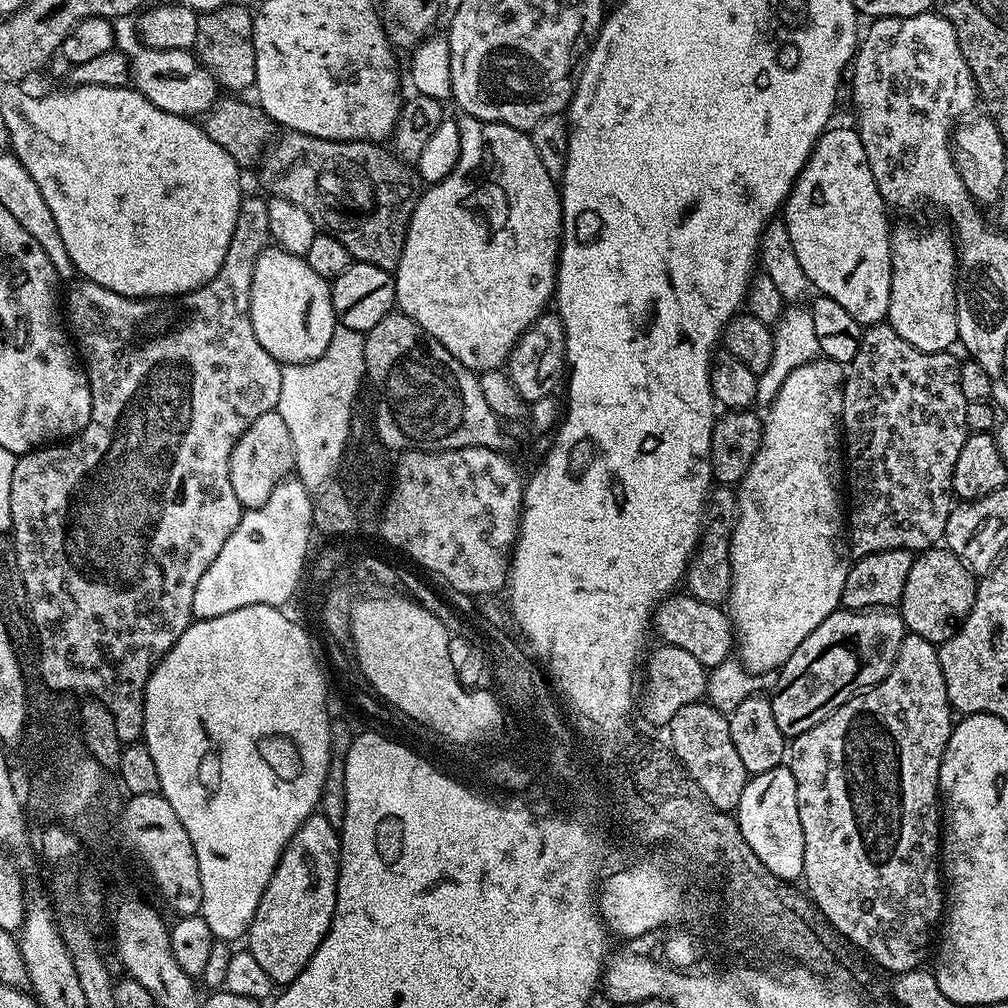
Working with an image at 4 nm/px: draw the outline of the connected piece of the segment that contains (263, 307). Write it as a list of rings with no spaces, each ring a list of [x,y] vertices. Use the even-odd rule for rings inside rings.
[[[275,246],[262,250],[254,266],[250,318],[254,334],[258,334],[258,342],[262,342],[262,350],[281,365],[317,360],[326,346],[330,346],[330,338],[334,338],[338,326],[329,281],[318,278],[302,256]]]

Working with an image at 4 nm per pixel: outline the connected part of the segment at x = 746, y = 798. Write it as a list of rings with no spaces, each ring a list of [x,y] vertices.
[[[781,766],[757,776],[749,775],[734,815],[746,846],[750,846],[768,873],[785,882],[796,882],[803,877],[804,839],[798,818],[798,786],[791,768]]]

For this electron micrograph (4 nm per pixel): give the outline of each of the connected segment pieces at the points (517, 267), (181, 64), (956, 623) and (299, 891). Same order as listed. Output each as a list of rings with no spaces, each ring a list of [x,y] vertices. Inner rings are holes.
[[[489,120],[479,121],[478,128],[488,135],[488,160],[468,160],[461,158],[454,166],[454,170],[450,174],[446,174],[446,178],[442,178],[442,182],[427,185],[420,193],[420,199],[416,201],[414,206],[414,214],[410,218],[410,226],[406,236],[406,246],[402,252],[400,265],[397,266],[394,279],[396,282],[396,303],[395,307],[403,312],[405,316],[409,316],[412,321],[421,328],[427,336],[433,336],[442,346],[446,346],[446,350],[450,350],[450,354],[454,354],[454,358],[458,358],[458,362],[462,362],[462,366],[466,366],[477,374],[481,372],[494,372],[503,369],[508,363],[508,356],[512,349],[516,347],[518,338],[525,330],[536,321],[539,316],[544,315],[546,309],[553,303],[556,294],[556,263],[560,261],[560,235],[564,233],[564,223],[562,222],[562,206],[560,205],[560,190],[557,181],[550,174],[546,174],[546,166],[542,166],[542,158],[538,158],[538,150],[534,150],[534,142],[531,135],[525,129],[515,128],[514,126],[506,126],[498,122],[490,122]]]
[[[141,47],[137,56],[131,57],[131,87],[142,93],[154,106],[166,110],[170,114],[178,114],[189,118],[203,117],[209,112],[218,99],[216,79],[203,68],[191,51],[154,50]]]
[[[933,546],[919,553],[912,561],[898,605],[905,629],[913,636],[926,638],[931,644],[943,644],[967,618],[976,597],[977,583],[973,572],[947,548]]]
[[[314,814],[290,838],[280,864],[274,870],[252,924],[246,948],[266,970],[273,985],[289,984],[310,962],[314,950],[332,925],[336,883],[340,873],[340,832],[326,817]]]

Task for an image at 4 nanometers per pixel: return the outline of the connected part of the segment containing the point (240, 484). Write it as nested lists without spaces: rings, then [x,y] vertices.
[[[276,411],[262,414],[254,420],[238,438],[234,450],[230,454],[230,486],[234,486],[234,494],[238,497],[241,509],[257,508],[265,504],[274,494],[274,490],[283,480],[289,479],[290,473],[296,467],[294,458],[294,442],[290,438],[290,429],[282,422],[282,414]]]

